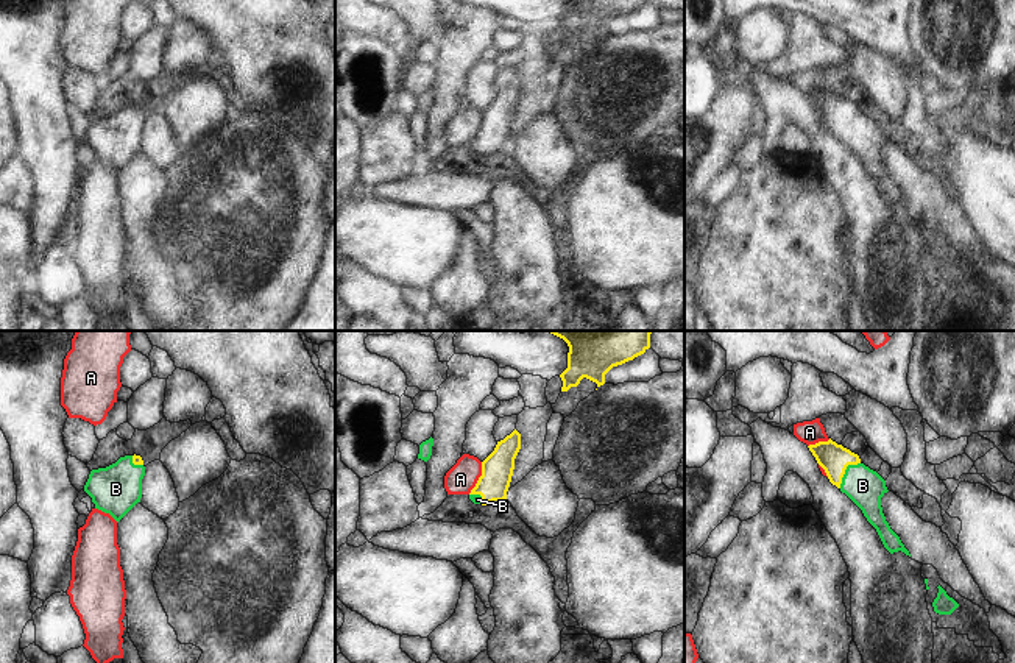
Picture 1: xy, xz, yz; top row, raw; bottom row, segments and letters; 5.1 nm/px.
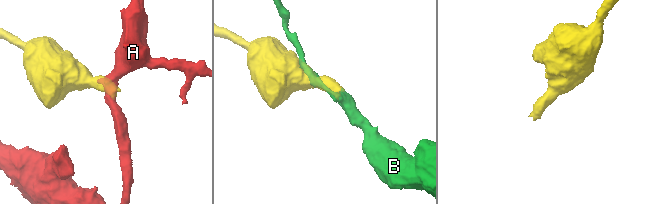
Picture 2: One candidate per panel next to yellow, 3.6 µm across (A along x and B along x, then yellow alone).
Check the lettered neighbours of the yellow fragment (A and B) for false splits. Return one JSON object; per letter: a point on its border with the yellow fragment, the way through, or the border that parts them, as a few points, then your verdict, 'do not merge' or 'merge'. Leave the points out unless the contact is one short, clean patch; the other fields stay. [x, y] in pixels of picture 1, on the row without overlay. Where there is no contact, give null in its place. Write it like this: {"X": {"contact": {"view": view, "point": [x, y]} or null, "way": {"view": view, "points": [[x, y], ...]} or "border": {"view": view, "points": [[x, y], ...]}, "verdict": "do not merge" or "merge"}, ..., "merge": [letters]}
{"A": {"contact": {"view": "xz", "point": [479, 128]}, "border": {"view": "xz", "points": [[482, 113], [482, 125], [468, 144]]}, "verdict": "do not merge"}, "B": {"contact": {"view": "yz", "point": [844, 122]}, "way": {"view": "yz", "points": [[833, 108], [844, 122], [862, 136]]}, "verdict": "merge"}, "merge": ["B"]}

